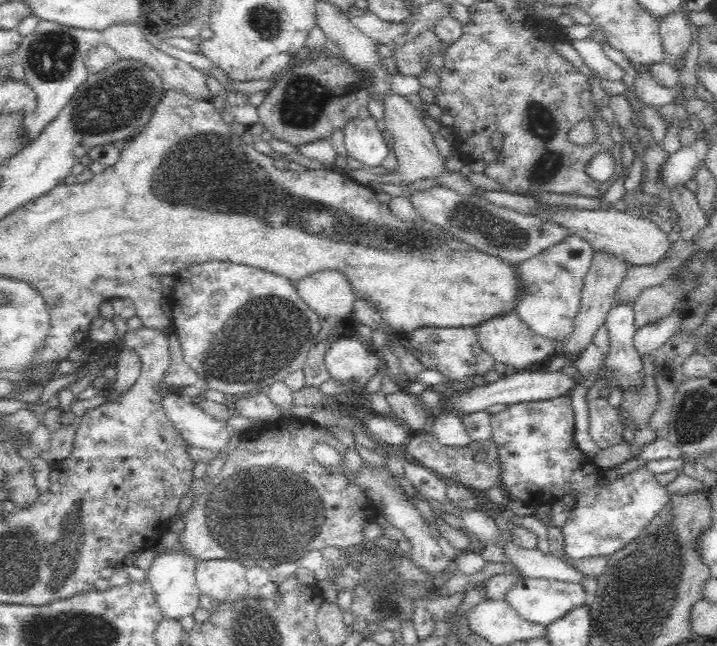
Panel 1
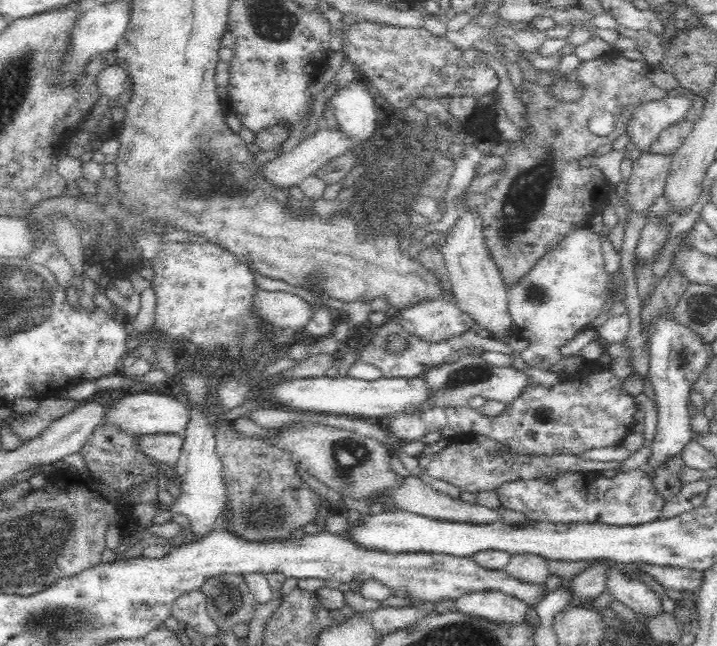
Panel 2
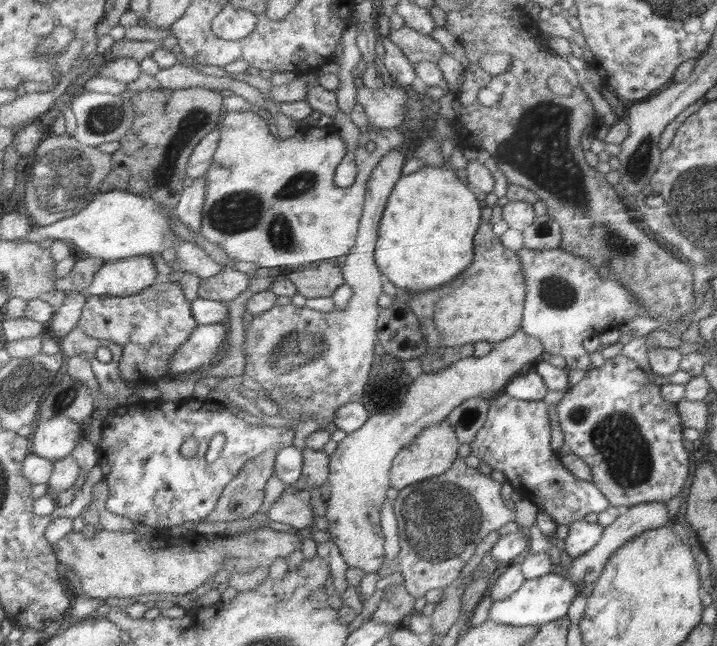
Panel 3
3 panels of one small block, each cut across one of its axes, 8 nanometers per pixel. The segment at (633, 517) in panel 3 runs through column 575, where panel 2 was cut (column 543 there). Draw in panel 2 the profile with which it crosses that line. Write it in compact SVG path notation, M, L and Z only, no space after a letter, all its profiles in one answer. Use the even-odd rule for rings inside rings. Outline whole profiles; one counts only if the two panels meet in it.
M537 554L511 555L504 569L506 574L527 583L545 583L550 575L547 559Z

